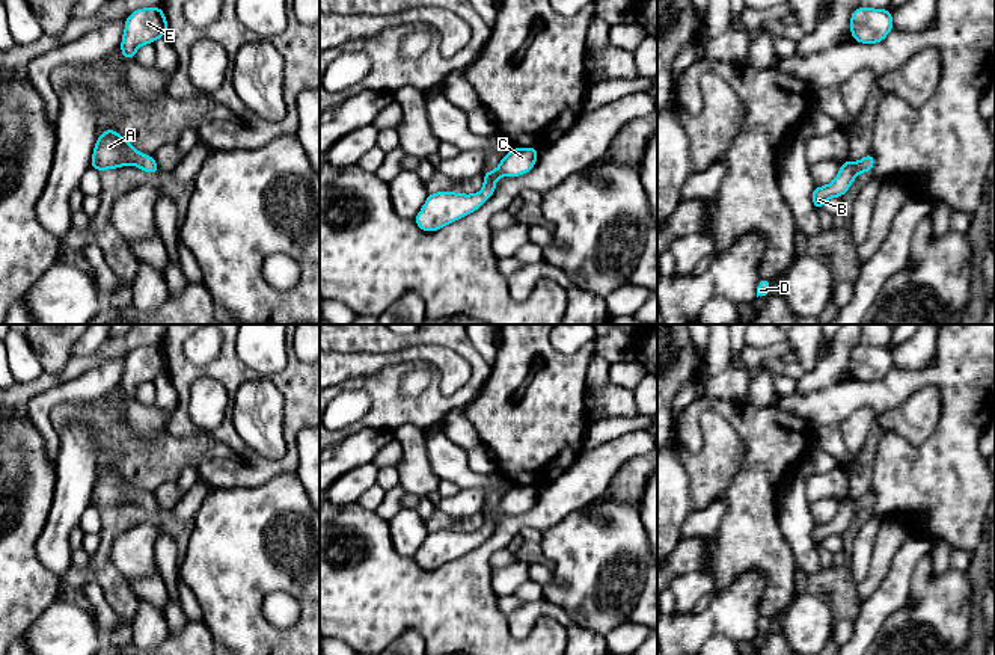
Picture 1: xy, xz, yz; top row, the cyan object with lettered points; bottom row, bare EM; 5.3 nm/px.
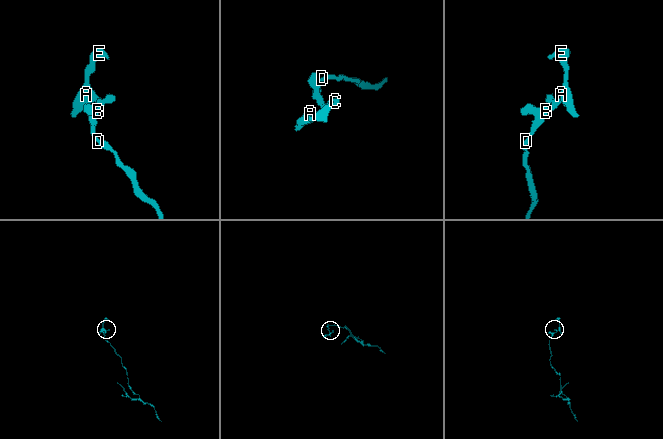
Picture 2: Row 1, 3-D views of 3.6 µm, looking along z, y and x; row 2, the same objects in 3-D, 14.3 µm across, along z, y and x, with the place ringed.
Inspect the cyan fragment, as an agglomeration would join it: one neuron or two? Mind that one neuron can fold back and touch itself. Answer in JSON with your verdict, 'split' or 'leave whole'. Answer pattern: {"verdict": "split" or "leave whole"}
{"verdict": "leave whole"}

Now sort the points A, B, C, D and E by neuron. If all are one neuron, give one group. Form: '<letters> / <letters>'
A B C D E

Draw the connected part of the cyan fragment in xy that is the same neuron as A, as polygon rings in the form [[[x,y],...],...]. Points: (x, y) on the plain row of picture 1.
[[[106,466],[93,484],[90,506],[95,509],[116,507],[125,503],[134,503],[146,512],[160,512],[152,494],[145,494],[133,486],[119,471]]]

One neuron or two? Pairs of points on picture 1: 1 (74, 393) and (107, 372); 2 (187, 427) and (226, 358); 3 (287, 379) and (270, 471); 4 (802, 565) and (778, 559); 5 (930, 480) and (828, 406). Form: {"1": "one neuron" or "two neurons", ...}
{"1": "one neuron", "2": "one neuron", "3": "one neuron", "4": "two neurons", "5": "one neuron"}

